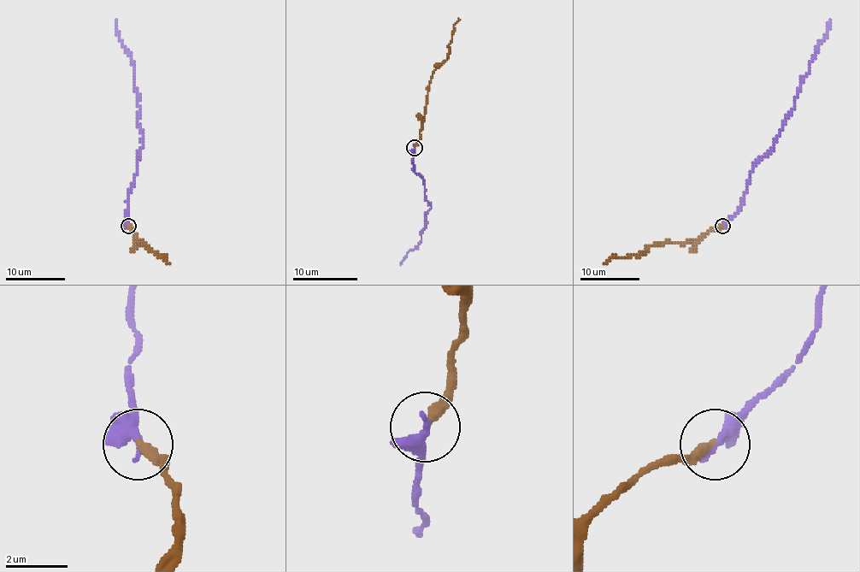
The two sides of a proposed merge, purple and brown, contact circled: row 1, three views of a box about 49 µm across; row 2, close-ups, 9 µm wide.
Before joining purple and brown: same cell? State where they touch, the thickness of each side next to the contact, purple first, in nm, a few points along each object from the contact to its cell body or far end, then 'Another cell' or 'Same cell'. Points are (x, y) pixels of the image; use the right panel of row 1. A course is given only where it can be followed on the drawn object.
Place: (722, 226). Thickness 300 nm (purple) against 320 nm. Course of purple: (722, 226), (741, 204), (751, 166), (773, 147), (783, 121), (793, 108), (801, 79), (809, 71), (831, 19). Course of brown: (722, 226), (709, 230), (695, 240), (649, 246), (640, 254), (627, 258), (609, 258), (603, 264). Same cell

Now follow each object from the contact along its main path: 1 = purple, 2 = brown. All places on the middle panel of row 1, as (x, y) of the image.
1: (415, 147), (413, 168), (422, 179), (424, 197), (431, 207), (424, 214), (426, 225), (420, 243), (400, 265)
2: (415, 147), (424, 118), (431, 76), (447, 58), (453, 25), (458, 18)

